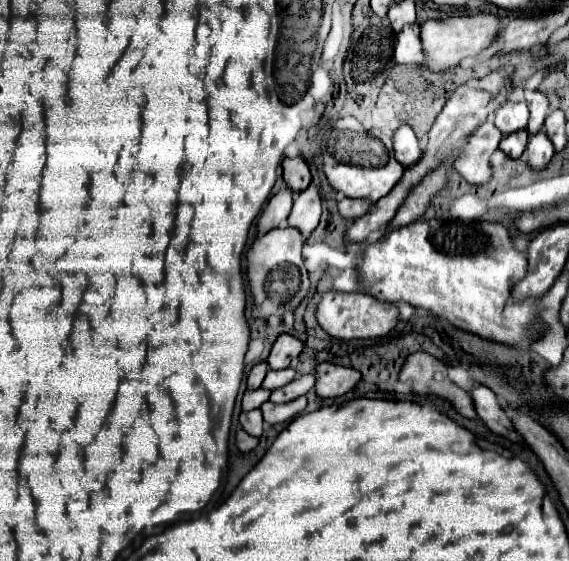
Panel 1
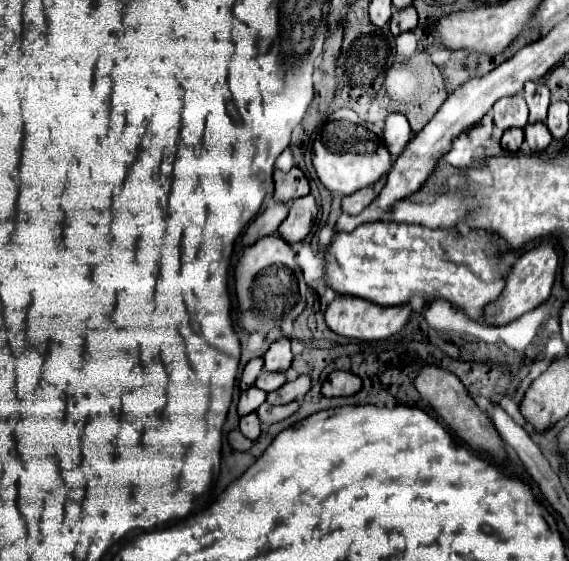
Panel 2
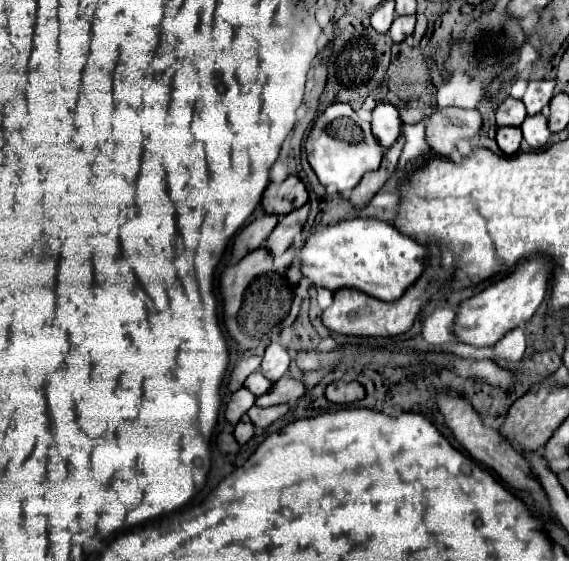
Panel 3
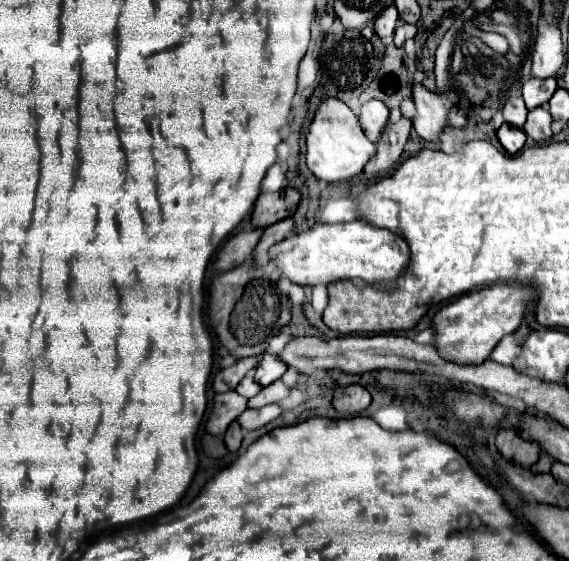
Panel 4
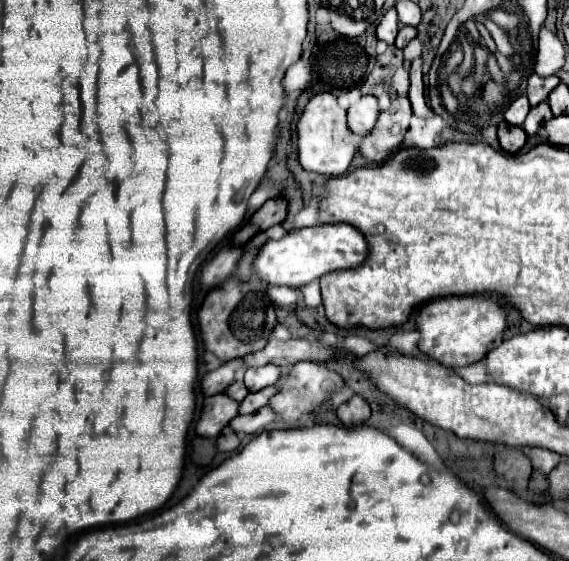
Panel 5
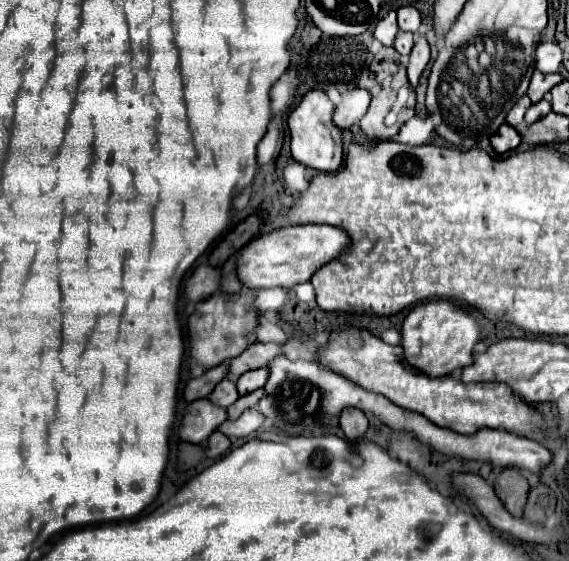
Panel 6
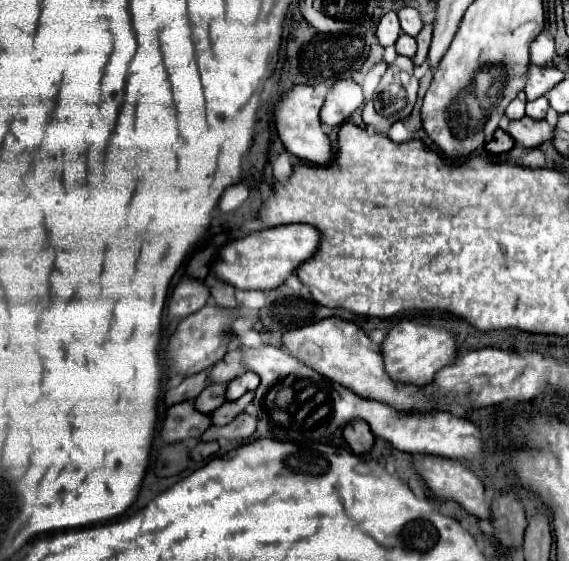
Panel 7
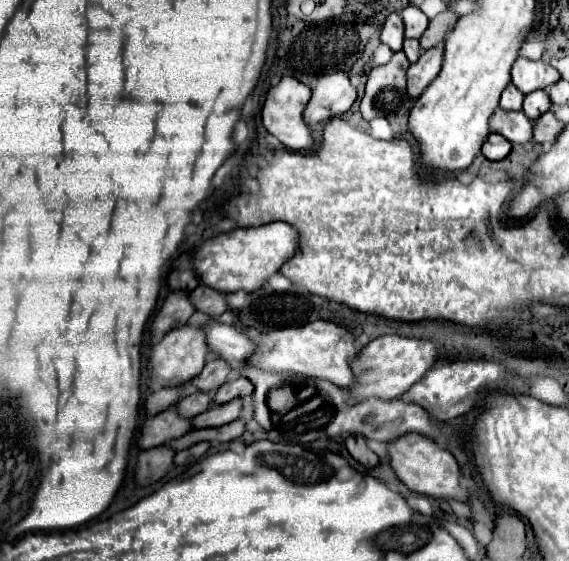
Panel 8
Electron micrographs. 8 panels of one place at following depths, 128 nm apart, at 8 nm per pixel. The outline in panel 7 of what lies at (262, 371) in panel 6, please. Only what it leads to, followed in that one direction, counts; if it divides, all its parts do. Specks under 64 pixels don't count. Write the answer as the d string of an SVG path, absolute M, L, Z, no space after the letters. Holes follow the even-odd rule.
M244 372L242 376L234 378L234 380L228 384L226 396L228 396L228 400L236 400L236 398L244 396L246 392L254 390L258 384L260 384L260 376L256 376L254 372Z

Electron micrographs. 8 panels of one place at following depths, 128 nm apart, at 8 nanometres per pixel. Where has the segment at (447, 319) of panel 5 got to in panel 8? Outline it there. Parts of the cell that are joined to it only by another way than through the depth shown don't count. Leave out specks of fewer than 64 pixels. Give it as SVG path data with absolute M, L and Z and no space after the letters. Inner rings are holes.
M398 334L380 336L380 338L372 340L360 352L360 356L354 360L352 370L356 374L356 384L352 384L346 390L352 392L358 402L368 396L378 396L384 400L400 398L404 392L408 392L412 388L412 384L420 382L426 376L426 372L434 366L436 360L438 360L438 348L430 340L406 338L406 336L398 336Z

